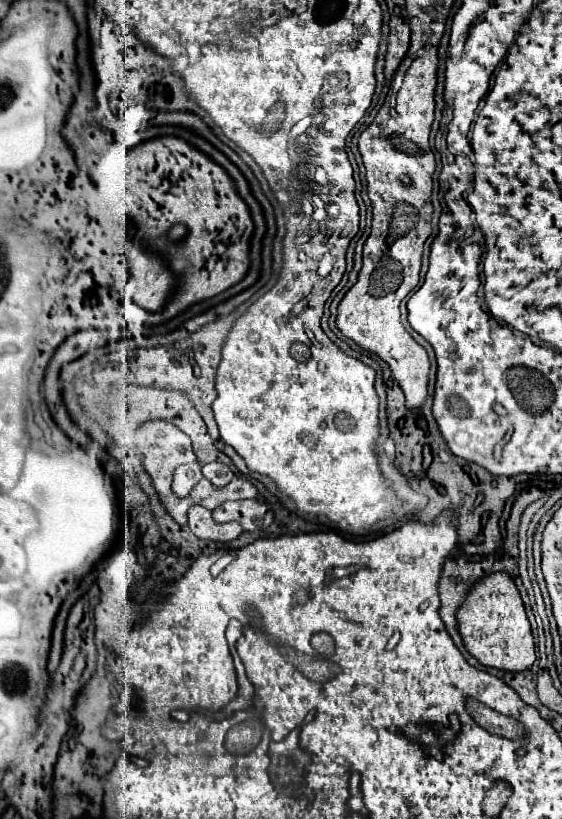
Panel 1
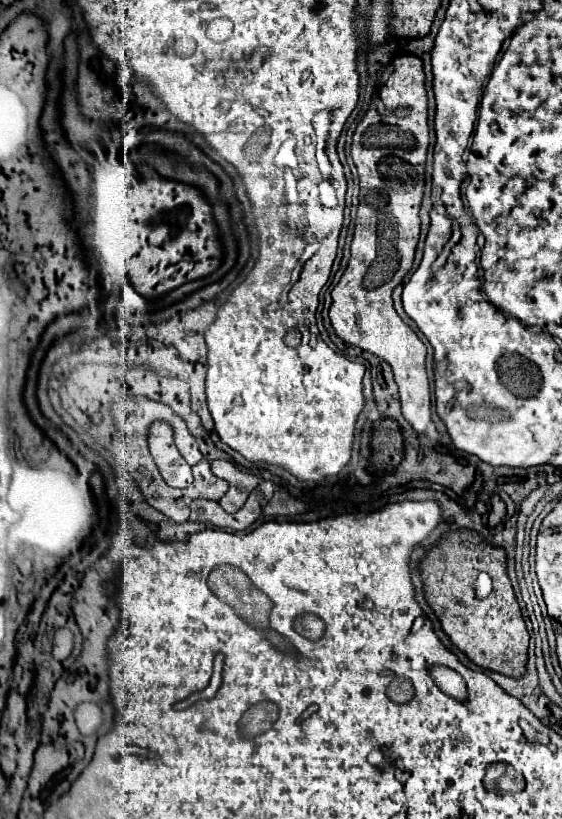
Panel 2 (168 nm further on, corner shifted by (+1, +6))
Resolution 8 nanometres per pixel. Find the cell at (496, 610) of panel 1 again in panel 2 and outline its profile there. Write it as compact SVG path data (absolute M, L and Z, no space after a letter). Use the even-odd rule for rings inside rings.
M449 531L433 549L425 553L419 561L419 571L425 601L435 611L441 621L441 629L447 633L451 643L483 669L497 671L505 677L523 677L529 633L507 577L505 549L485 543L477 531ZM481 571L487 571L493 577L493 591L485 599L475 599L473 583Z

